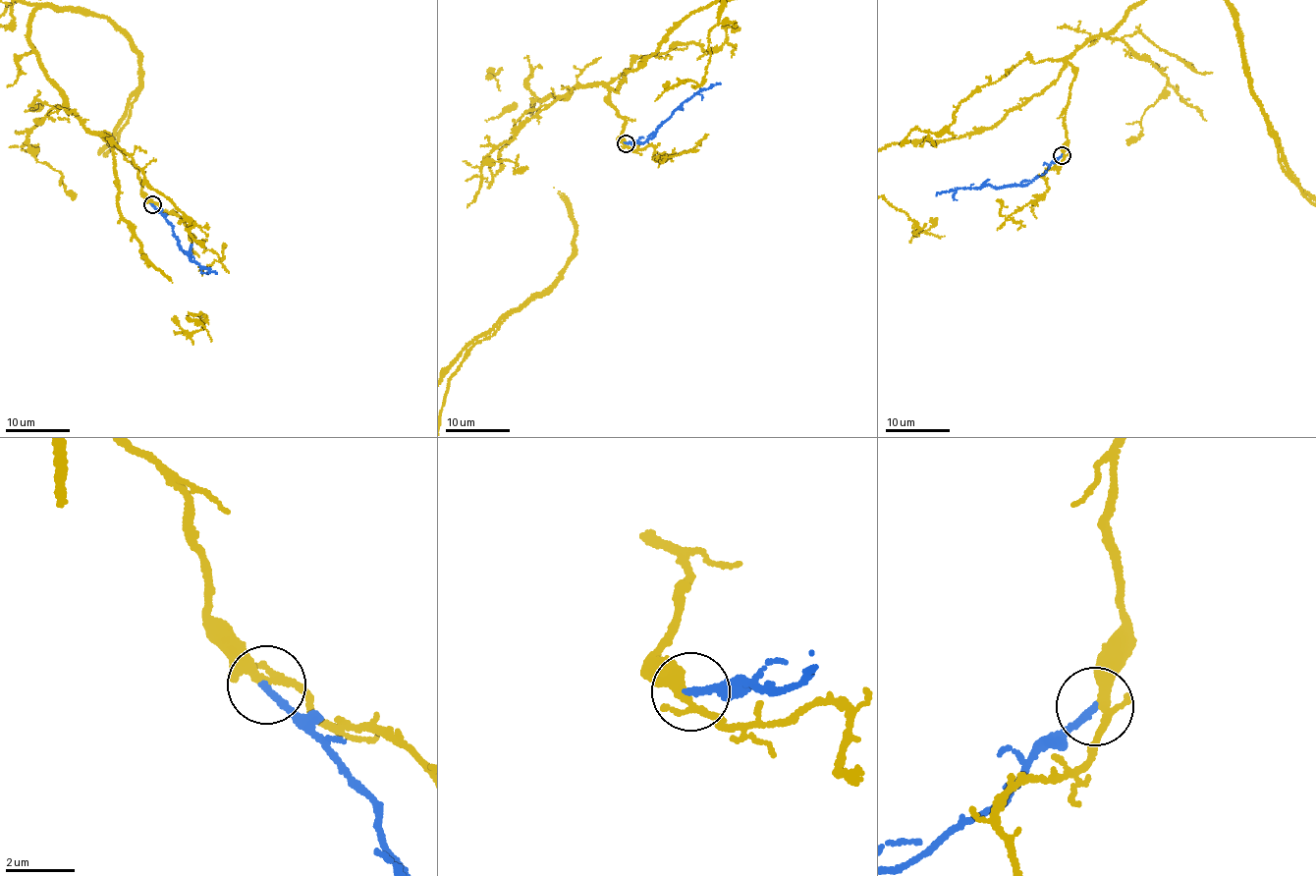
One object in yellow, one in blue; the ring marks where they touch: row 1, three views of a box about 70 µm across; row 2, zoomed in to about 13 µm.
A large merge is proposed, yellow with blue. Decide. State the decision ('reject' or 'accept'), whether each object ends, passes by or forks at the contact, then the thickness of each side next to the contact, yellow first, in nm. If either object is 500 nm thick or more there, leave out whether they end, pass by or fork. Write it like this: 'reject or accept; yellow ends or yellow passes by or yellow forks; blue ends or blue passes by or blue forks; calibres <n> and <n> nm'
accept; yellow forks; blue ends; calibres 240 and 190 nm

